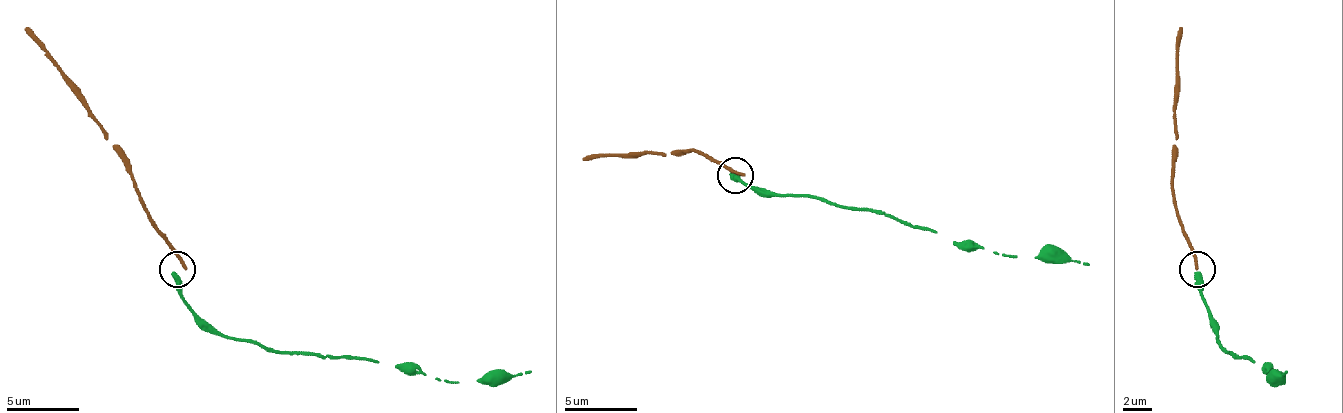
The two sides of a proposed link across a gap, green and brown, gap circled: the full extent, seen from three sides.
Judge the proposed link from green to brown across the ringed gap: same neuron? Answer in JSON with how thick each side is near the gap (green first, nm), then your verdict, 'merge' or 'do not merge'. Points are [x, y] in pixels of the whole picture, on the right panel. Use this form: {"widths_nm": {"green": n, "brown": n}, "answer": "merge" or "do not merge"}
{"widths_nm": {"green": 400, "brown": 240}, "answer": "do not merge"}

